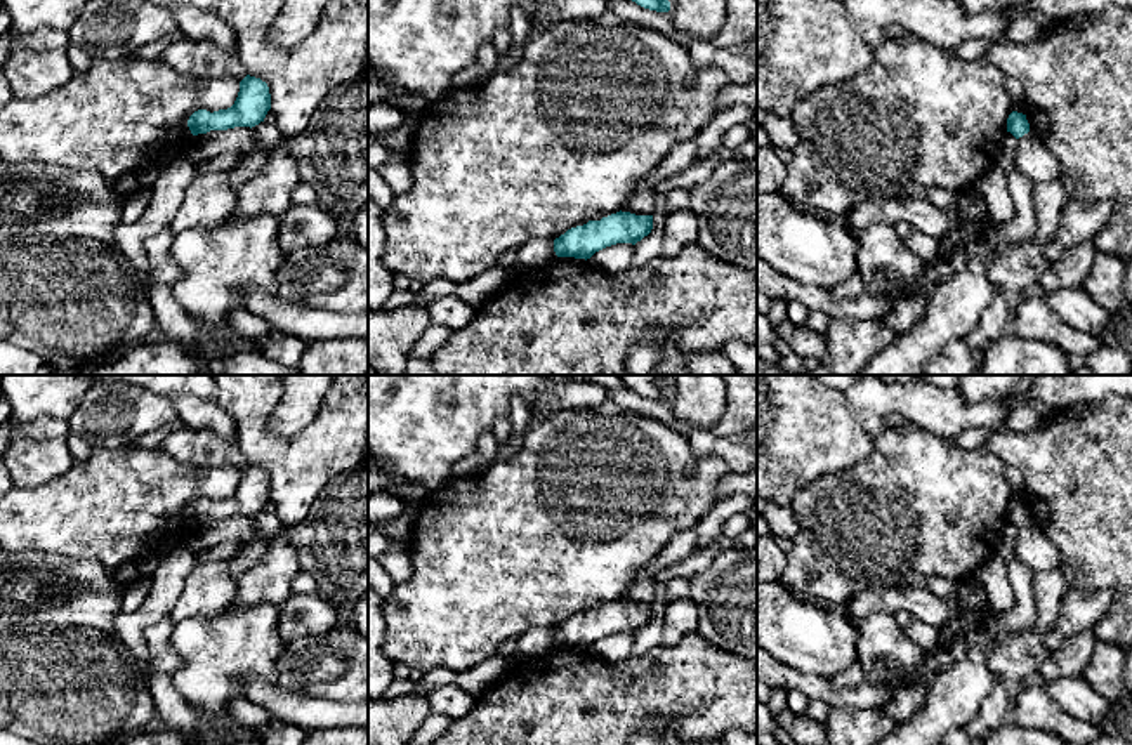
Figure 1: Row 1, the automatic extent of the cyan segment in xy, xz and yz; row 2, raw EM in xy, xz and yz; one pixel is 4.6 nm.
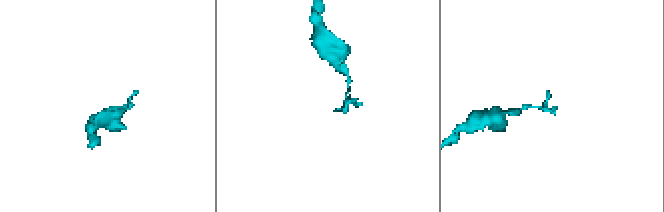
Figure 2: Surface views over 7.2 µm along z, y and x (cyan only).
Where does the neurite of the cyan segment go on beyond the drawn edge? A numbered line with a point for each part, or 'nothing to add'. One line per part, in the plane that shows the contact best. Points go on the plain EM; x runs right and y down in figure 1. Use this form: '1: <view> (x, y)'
nothing to add

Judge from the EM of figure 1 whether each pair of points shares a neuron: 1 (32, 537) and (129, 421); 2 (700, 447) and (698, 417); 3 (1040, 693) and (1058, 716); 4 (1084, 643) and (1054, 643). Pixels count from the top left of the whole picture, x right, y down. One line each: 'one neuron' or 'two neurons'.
1: two neurons
2: two neurons
3: one neuron
4: two neurons

